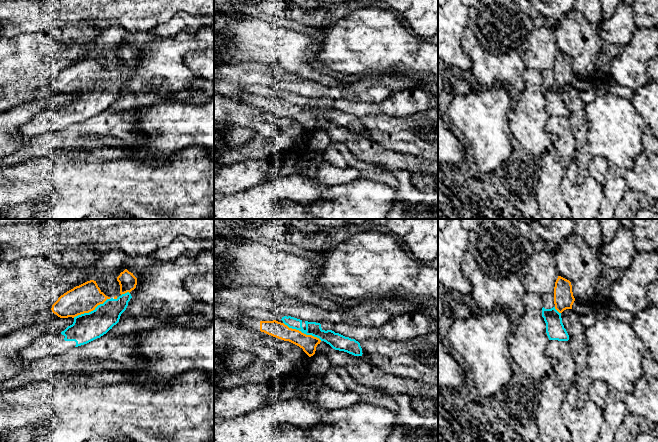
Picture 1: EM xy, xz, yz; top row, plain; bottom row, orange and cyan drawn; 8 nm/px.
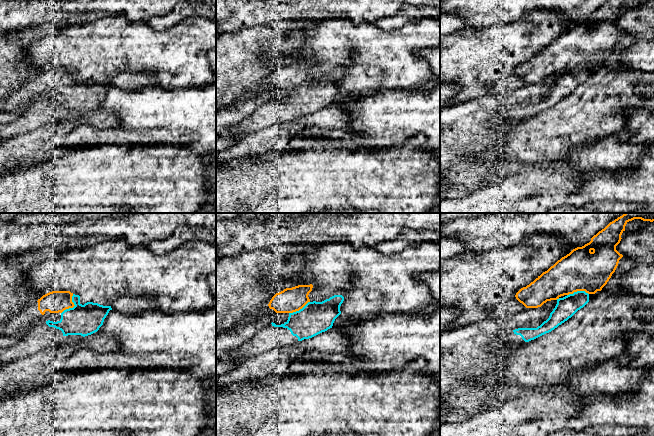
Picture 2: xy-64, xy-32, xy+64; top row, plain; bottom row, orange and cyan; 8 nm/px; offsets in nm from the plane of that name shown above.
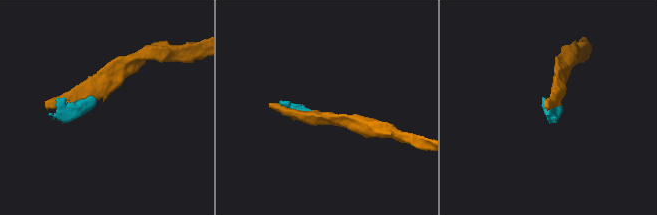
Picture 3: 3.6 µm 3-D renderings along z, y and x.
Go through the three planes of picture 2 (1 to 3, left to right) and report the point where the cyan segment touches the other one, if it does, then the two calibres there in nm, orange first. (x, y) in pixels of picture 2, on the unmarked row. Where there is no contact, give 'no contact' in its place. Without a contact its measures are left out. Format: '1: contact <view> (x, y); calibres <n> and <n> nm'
1: contact xy-64 (73, 82); calibres 180 and 240 nm
2: contact xy-32 (299, 85); calibres 200 and 260 nm
3: contact xy+64 (577, 66); calibres 340 and 170 nm

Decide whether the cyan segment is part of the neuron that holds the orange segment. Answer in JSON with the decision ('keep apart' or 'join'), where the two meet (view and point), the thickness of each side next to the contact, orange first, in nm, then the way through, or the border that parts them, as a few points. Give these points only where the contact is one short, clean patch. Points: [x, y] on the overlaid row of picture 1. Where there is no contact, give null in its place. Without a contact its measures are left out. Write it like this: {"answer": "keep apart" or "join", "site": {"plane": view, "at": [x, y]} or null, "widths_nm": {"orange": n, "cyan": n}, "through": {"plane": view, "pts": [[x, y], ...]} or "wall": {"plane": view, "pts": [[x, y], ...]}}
{"answer": "join", "site": {"plane": "xz", "at": [301, 332]}, "widths_nm": {"orange": 140, "cyan": 110}}

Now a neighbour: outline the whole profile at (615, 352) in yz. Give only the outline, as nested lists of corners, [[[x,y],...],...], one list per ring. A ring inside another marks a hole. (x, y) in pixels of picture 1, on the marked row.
[[[609,317],[597,319],[592,327],[585,329],[585,336],[588,346],[587,378],[590,381],[602,380],[609,388],[631,394],[636,381],[644,376],[642,360],[646,352],[641,338],[631,324]]]

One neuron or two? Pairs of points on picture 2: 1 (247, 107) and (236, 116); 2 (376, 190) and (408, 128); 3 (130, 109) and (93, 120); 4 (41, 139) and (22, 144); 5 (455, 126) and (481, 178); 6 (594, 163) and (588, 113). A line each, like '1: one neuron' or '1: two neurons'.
1: one neuron
2: two neurons
3: two neurons
4: one neuron
5: one neuron
6: two neurons

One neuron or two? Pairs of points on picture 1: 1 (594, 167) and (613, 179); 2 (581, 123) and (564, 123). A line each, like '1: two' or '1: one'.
1: two
2: two

